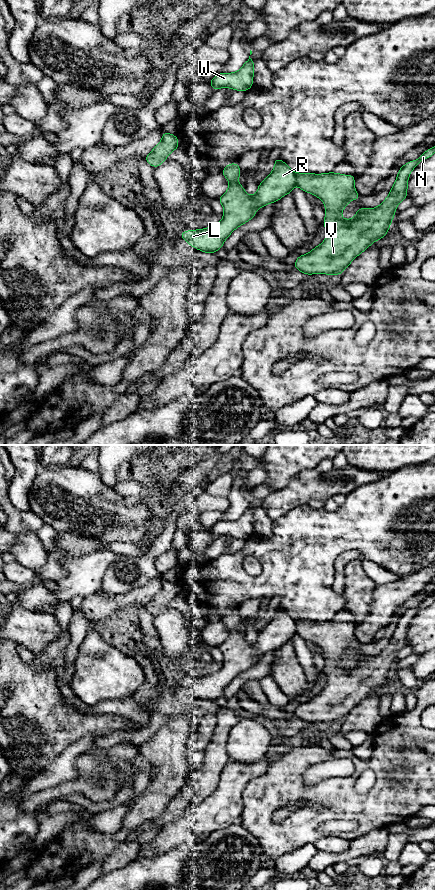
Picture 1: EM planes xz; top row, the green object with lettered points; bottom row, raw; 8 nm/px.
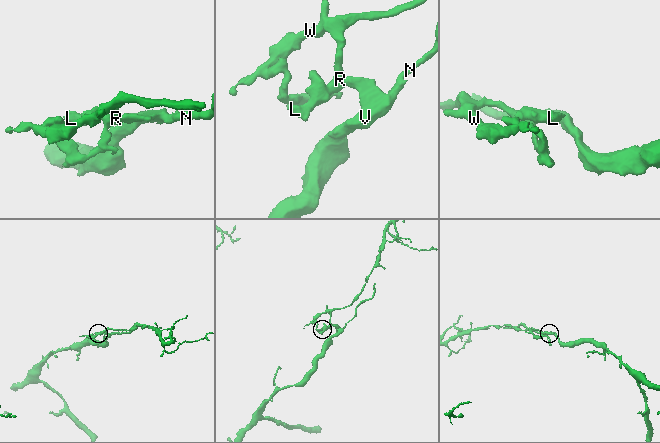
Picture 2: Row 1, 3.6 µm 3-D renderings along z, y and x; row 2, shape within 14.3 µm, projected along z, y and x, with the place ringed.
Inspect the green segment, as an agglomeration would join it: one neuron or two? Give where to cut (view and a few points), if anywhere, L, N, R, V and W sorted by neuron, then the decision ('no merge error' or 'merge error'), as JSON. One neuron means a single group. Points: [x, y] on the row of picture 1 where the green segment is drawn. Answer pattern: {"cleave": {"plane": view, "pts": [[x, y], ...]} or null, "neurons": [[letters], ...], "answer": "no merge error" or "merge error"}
{"cleave": {"plane": "xz", "pts": [[295, 173], [297, 183]]}, "neurons": [["L", "R", "W"], ["N", "V"]], "answer": "merge error"}

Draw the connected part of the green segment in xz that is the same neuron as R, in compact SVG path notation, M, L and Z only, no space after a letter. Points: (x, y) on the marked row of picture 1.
M276 157L274 160L273 171L259 184L254 196L249 196L238 182L241 174L239 165L227 163L221 173L229 181L229 188L218 198L224 207L223 219L205 229L183 231L180 233L182 239L202 252L215 254L237 227L257 215L255 211L258 208L265 207L292 193L297 184L296 173L284 161Z

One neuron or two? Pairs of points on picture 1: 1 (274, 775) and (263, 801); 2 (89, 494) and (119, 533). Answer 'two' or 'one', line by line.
1: one
2: one

